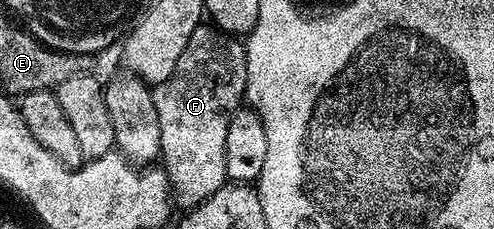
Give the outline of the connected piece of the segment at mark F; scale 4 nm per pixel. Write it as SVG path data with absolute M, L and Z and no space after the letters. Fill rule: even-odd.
M200 24L193 30L169 80L154 87L154 107L157 108L161 127L161 169L167 174L174 205L178 209L180 206L180 211L192 210L194 206L209 200L213 192L228 185L229 179L225 172L225 132L229 130L229 120L240 109L246 91L247 52L244 43L211 24Z

